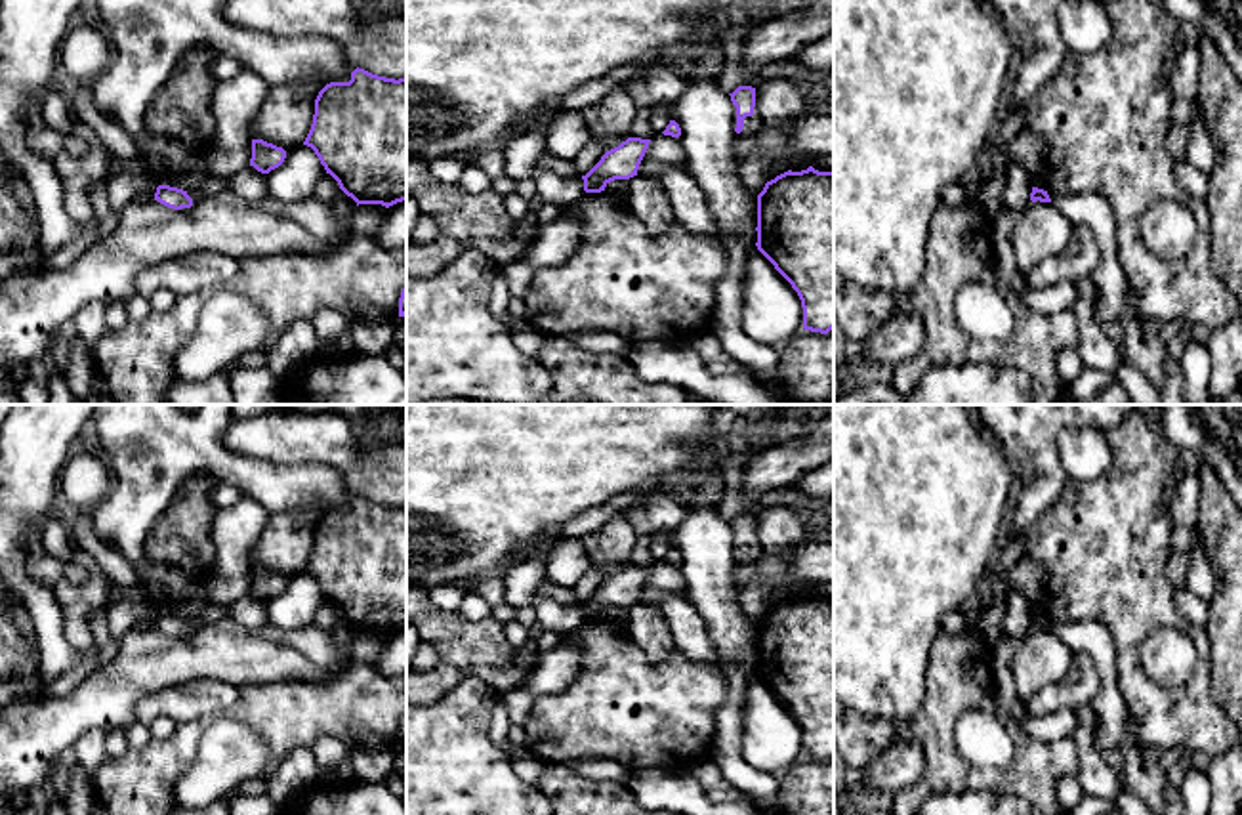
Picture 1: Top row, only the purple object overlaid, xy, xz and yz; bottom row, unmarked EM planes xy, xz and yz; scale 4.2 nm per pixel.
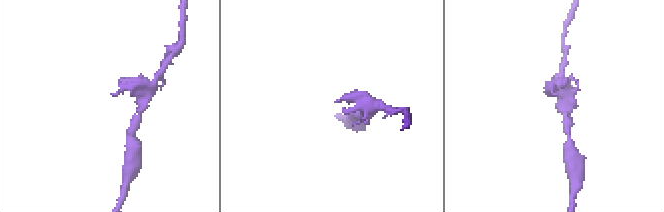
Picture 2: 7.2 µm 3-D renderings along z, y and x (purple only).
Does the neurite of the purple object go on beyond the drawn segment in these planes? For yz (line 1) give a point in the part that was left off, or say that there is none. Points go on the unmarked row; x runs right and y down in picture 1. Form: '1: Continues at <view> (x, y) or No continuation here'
1: No continuation here

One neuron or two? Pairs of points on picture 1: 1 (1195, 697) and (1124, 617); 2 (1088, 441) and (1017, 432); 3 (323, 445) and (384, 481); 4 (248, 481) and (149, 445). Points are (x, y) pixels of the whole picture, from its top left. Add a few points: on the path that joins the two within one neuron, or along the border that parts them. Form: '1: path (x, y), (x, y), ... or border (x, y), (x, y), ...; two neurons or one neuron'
1: path (1166, 697), (1157, 697), (1130, 670), (1128, 646); one neuron
2: border (1099, 428), (1067, 426), (1057, 436), (1067, 480); two neurons
3: border (350, 424), (365, 459), (344, 472); two neurons
4: path (224, 464), (195, 445), (174, 445); one neuron

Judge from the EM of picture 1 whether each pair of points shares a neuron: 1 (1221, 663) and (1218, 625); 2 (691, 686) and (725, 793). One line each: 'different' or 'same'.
1: same
2: different

